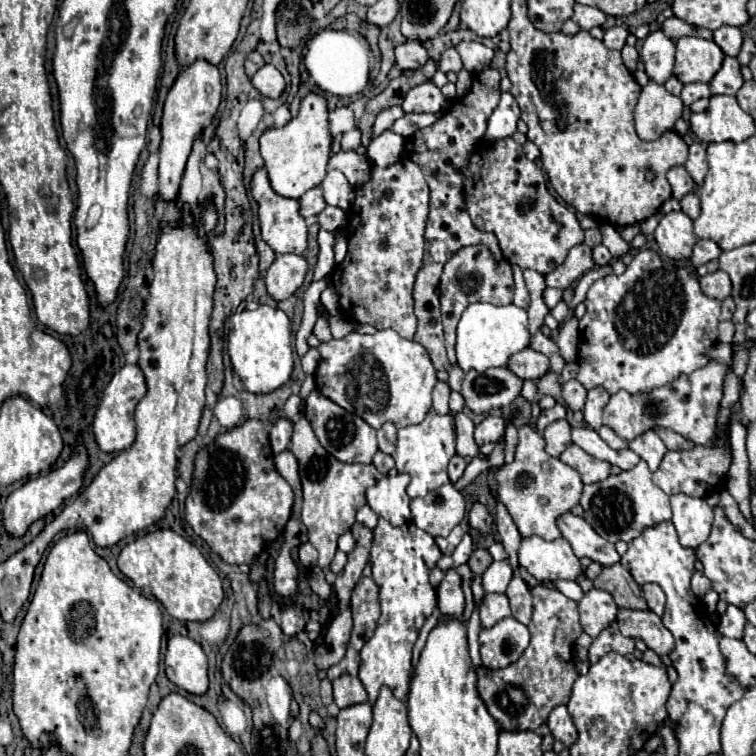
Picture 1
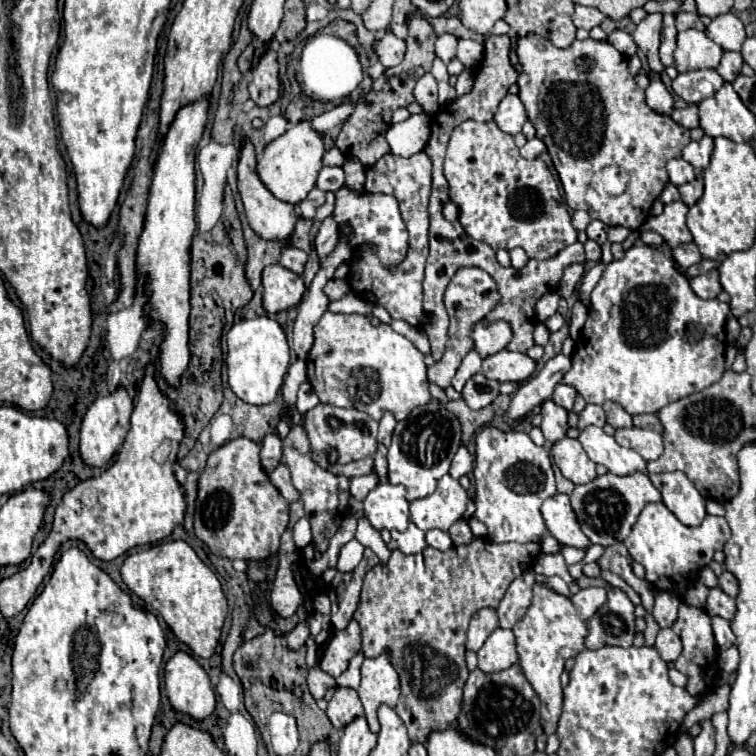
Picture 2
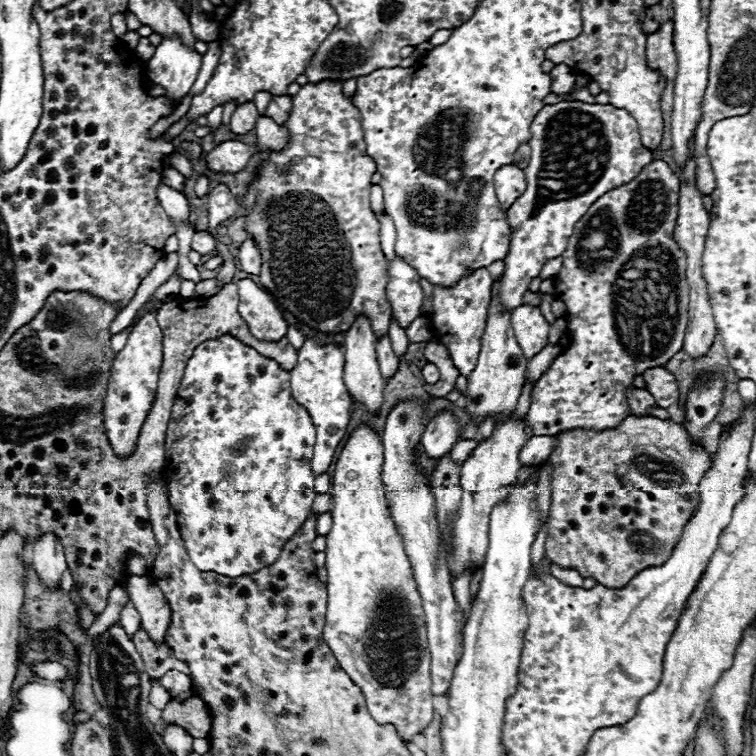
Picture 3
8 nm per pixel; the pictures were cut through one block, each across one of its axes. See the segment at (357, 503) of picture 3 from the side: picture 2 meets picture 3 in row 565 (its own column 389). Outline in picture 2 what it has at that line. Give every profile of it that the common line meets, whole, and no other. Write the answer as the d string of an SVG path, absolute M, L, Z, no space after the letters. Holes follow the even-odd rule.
M324 312L314 328L314 344L308 352L308 380L320 402L356 408L380 420L390 410L396 420L404 420L412 408L430 402L424 354L388 324L372 326L362 314Z

